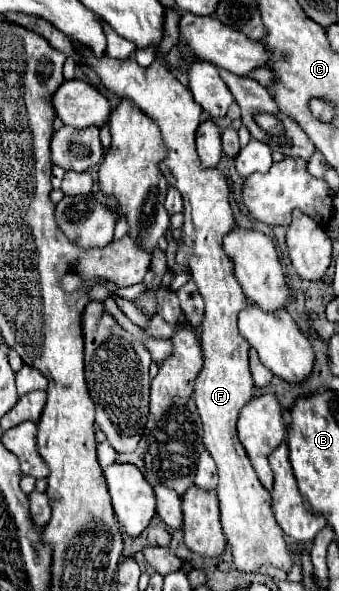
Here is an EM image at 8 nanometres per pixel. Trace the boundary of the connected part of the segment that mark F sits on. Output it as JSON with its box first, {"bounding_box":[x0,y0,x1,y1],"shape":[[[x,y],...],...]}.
{"bounding_box":[80,49,294,571],"shape":[[[80,49],[88,57],[88,65],[98,73],[102,83],[118,97],[128,97],[140,109],[148,113],[160,125],[164,143],[168,145],[168,157],[164,159],[162,173],[170,187],[176,187],[184,199],[184,233],[176,261],[186,263],[192,271],[192,279],[204,299],[204,319],[200,325],[200,341],[204,353],[204,365],[194,385],[194,399],[202,421],[202,443],[212,455],[218,469],[218,501],[222,531],[234,555],[234,565],[240,571],[254,571],[258,565],[272,563],[284,571],[292,567],[294,553],[284,541],[284,533],[272,515],[270,493],[260,485],[260,479],[238,439],[236,421],[240,409],[254,397],[254,381],[248,369],[250,343],[238,333],[238,313],[250,305],[238,279],[234,275],[234,263],[224,253],[222,239],[236,227],[234,213],[230,207],[230,191],[226,175],[216,167],[202,167],[194,135],[200,125],[202,109],[194,103],[188,87],[174,79],[162,59],[156,59],[148,69],[142,69],[131,59],[94,57],[90,51]]]}

